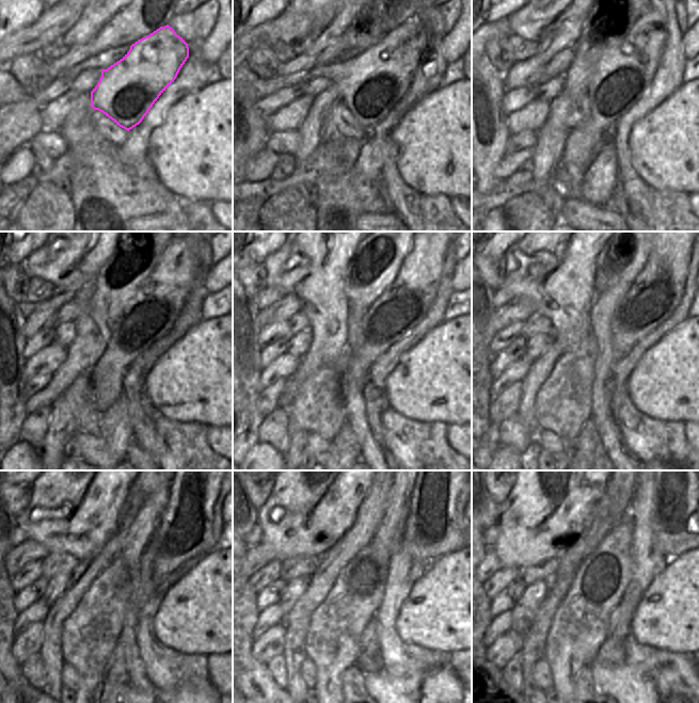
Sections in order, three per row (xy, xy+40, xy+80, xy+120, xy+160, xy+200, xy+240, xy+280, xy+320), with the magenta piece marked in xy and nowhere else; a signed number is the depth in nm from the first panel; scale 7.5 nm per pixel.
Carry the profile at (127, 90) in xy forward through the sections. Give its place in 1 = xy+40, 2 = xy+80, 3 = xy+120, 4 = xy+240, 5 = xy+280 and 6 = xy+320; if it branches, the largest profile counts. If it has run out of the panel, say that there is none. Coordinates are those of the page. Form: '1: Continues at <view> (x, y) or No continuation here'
1: Continues at xy+40 (370, 84)
2: Continues at xy+80 (624, 72)
3: Continues at xy+120 (152, 313)
4: Continues at xy+240 (186, 531)
5: Continues at xy+280 (433, 527)
6: Continues at xy+320 (680, 523).

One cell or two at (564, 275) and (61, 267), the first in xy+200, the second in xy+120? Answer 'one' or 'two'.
one

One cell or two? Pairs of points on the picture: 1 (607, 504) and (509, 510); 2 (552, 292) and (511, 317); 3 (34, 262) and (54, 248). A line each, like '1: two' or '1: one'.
1: two
2: two
3: one

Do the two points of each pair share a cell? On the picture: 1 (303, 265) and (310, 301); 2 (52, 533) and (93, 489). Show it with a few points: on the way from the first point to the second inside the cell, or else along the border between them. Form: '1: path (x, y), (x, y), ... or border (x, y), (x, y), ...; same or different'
1: path (311, 273), (311, 292); same
2: path (65, 522), (72, 520), (82, 501); same

